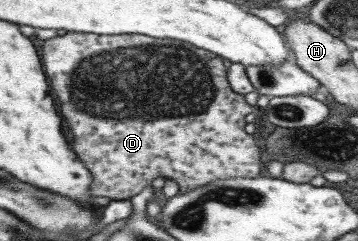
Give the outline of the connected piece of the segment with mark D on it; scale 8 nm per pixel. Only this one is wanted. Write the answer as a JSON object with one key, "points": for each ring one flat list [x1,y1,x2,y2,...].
{"points":[[66,31,63,35,43,41,40,59,42,59,42,69,46,73,48,85,54,93,54,97,58,99,60,115,72,133,72,152,76,154,76,158,82,162,84,168,90,172,92,179,90,196,107,197,115,201,129,201,134,195,144,190,156,177,162,177,164,182,173,181,178,187,178,194,184,194,200,186,206,186,216,179,230,179,231,177,252,179,260,173,260,151,254,145,252,135,244,133,246,125,244,117,252,111,252,106,246,103,243,95,231,91,227,82,227,69,222,64,222,58,217,55,174,38,156,39,148,37,146,34,98,35]]}

